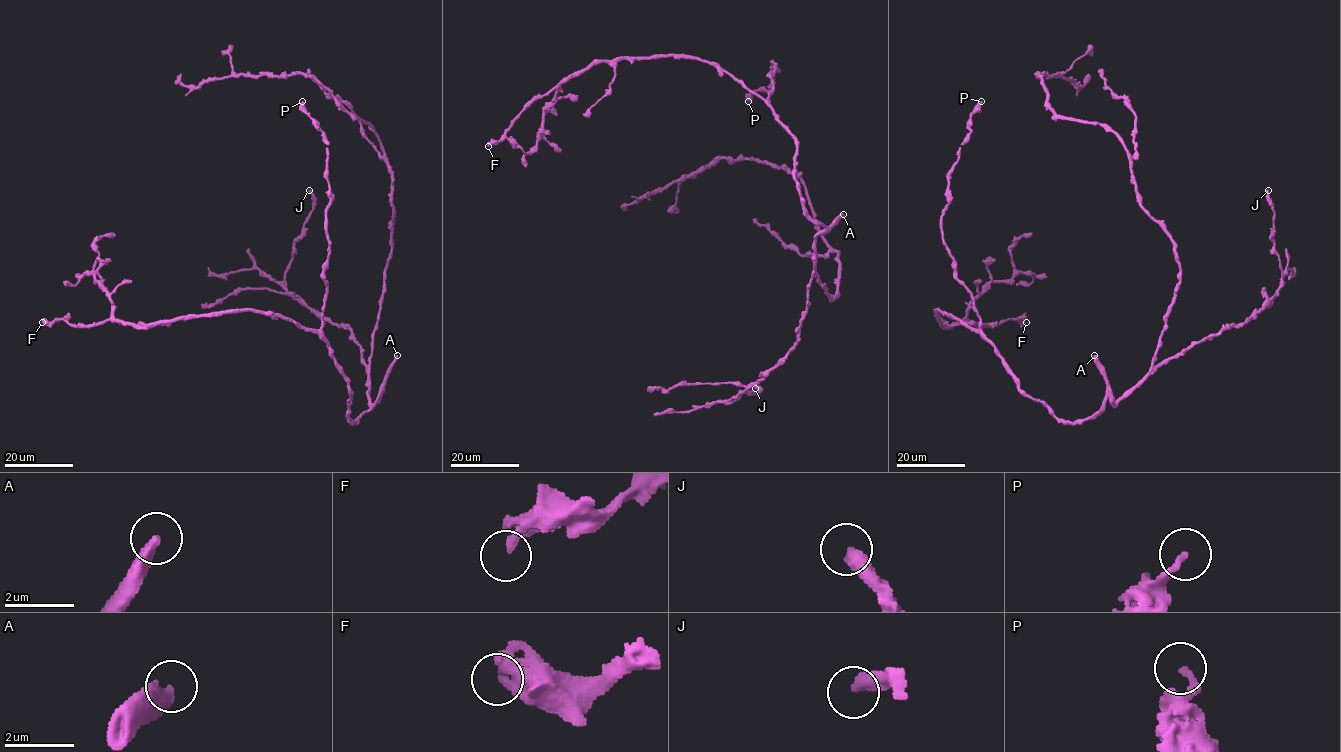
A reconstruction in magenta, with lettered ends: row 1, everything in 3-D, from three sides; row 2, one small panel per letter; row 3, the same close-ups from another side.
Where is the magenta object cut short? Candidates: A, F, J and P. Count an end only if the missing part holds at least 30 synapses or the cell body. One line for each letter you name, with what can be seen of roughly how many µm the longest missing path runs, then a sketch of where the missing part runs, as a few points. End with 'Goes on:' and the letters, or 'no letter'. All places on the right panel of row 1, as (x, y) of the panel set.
Goes on: no letter

